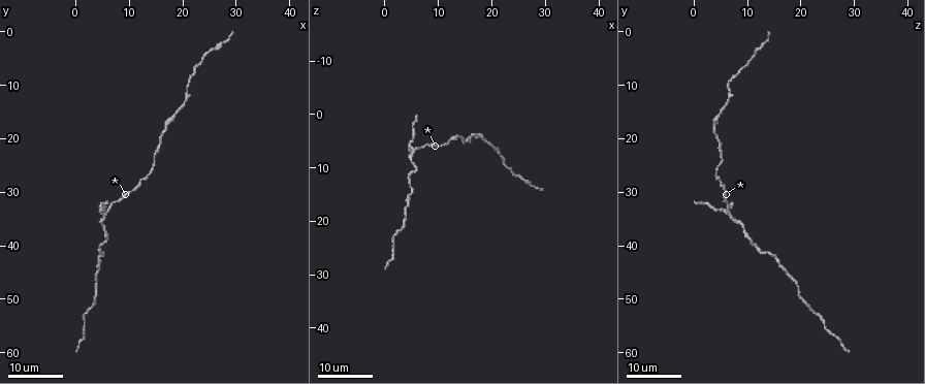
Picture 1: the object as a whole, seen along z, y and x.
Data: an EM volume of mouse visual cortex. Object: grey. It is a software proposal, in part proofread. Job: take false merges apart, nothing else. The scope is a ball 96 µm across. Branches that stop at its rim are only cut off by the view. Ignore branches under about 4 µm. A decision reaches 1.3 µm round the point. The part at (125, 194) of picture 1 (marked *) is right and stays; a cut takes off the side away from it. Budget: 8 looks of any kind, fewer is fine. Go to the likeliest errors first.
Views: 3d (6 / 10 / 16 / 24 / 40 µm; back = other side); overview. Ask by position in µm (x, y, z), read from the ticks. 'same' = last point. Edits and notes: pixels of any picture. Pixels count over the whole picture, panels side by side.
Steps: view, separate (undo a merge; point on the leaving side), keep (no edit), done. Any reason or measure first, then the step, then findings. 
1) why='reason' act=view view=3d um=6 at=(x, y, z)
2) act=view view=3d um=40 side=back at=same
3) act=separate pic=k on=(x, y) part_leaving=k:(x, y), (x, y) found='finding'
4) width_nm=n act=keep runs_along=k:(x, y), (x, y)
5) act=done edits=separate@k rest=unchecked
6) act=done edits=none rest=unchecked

act=view view=3d um=16 at=(5.5, 34.0, 6.5)

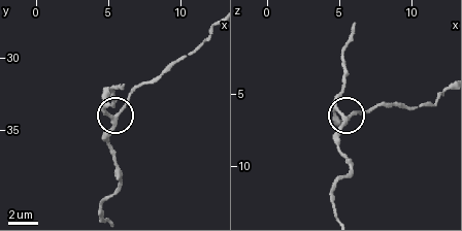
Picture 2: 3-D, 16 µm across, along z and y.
act=view view=3d um=6 at=(5.4, 34.2, 6.6)

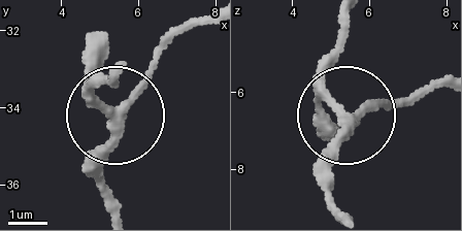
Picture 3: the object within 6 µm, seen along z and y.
why='other side' act=view view=3d um=6 side=back at=(5.40, 34.25, 6.70)

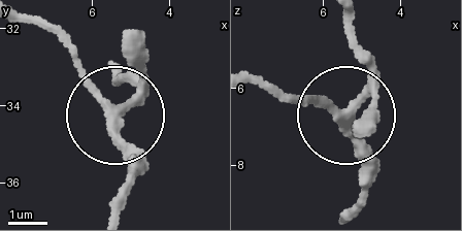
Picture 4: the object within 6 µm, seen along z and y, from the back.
arms=3 act=keep found='all the same neuron'

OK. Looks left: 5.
why='sudden change in width' act=view view=3d um=24 at=(4.0, 47.0, 18.5)

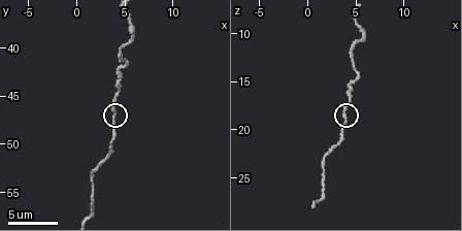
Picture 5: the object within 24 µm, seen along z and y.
act=view view=3d um=6 at=(4.0, 46.4, 18.6)

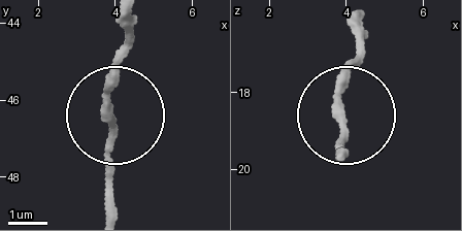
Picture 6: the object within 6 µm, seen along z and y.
width_nm=200 act=keep runs_along=6:(133, 24), (113, 83), (113, 211) found='continuous, no second neuron'

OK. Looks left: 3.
why='thick turns thin' act=view view=3d um=16 at=(15.0, 23.5, 5.0)

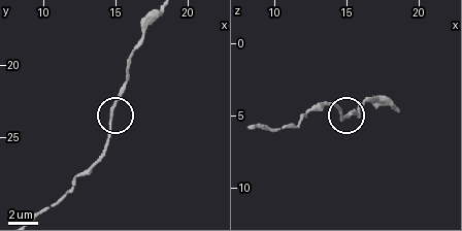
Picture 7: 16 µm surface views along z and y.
why='closer look' act=view view=3d um=6 at=same

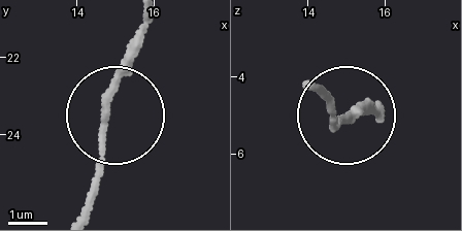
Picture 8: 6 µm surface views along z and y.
act=keep runs_along=8:(81, 205), (104, 146), (110, 77), (143, 19) found='one neuron here'

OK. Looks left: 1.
why='calibre changes' act=view view=3d um=10 at=(4.4, 41.4, 12.6)

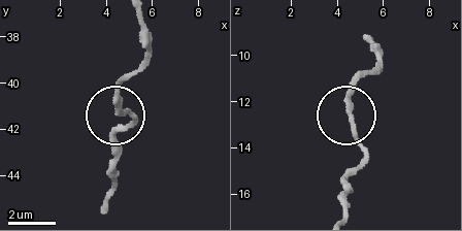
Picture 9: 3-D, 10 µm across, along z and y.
width_nm=230 act=keep runs_along=9:(140, 17), (144, 58), (117, 93), (117, 114), (134, 123) found='continuous, no second neuron'

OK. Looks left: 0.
act=done edits=none rest=unchecked

